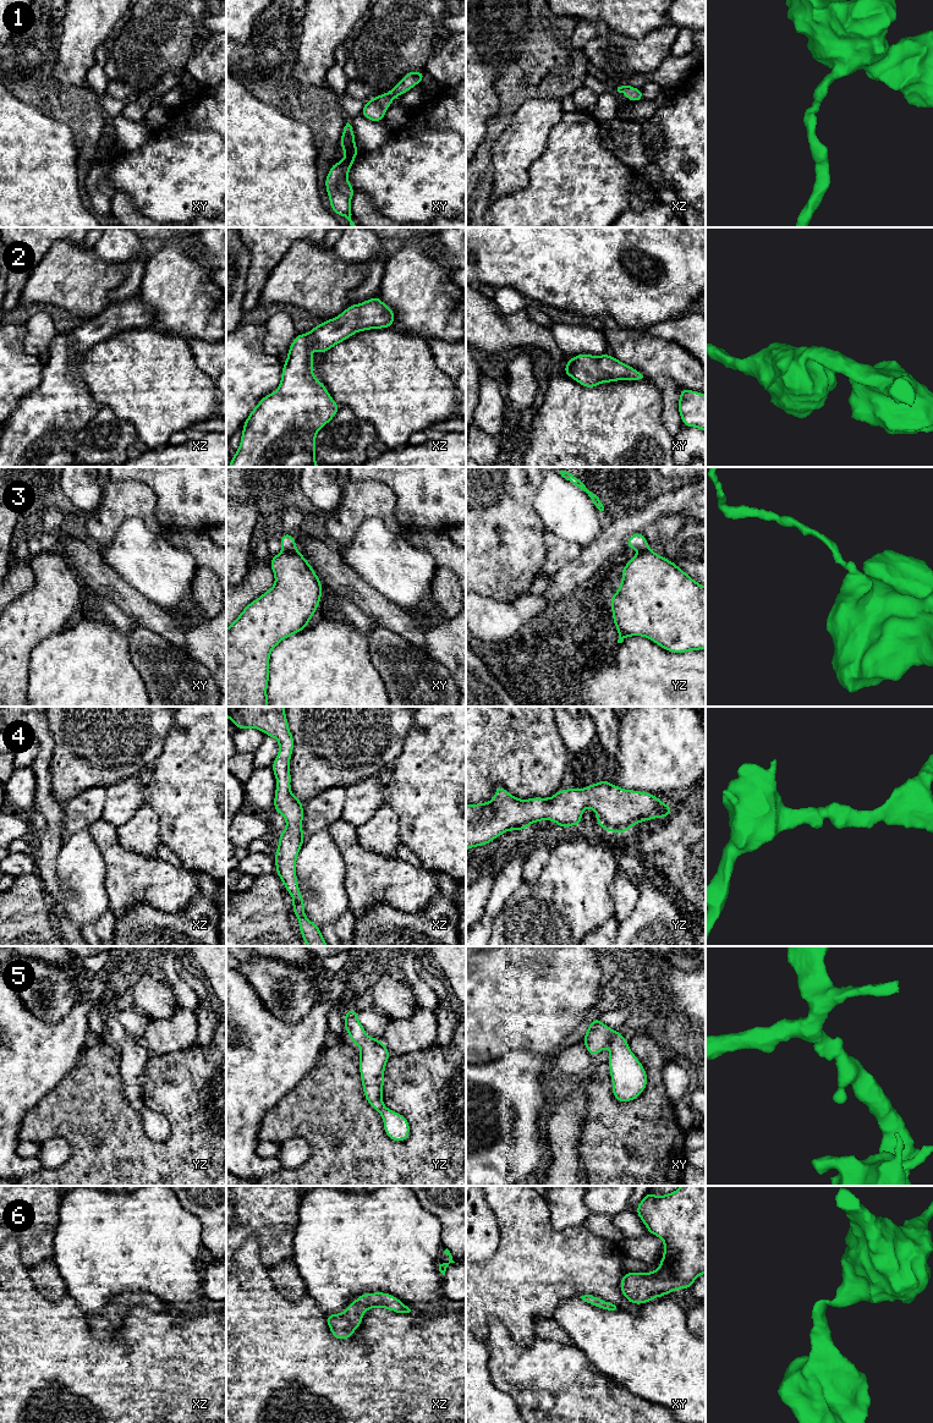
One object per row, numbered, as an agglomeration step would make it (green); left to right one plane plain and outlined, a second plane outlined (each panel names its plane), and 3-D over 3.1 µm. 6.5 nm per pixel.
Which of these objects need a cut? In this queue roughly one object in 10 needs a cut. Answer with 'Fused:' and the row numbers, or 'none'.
Fused: 3

